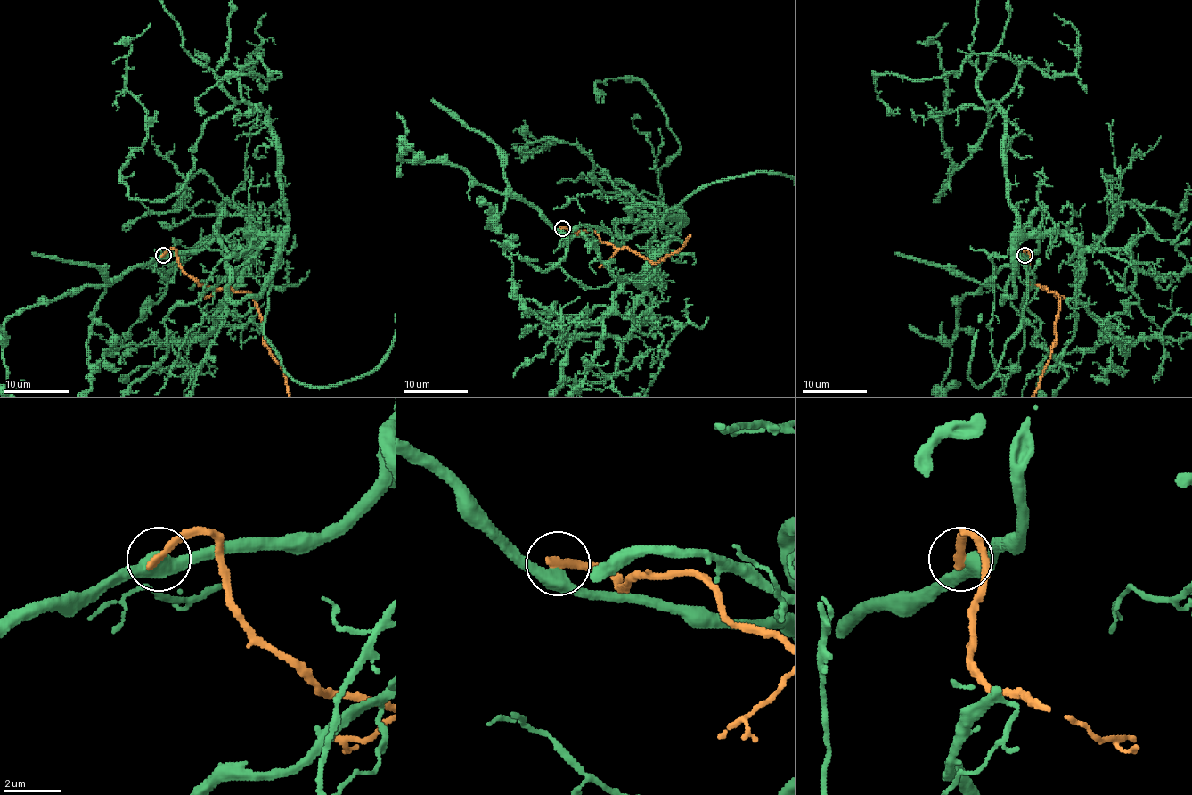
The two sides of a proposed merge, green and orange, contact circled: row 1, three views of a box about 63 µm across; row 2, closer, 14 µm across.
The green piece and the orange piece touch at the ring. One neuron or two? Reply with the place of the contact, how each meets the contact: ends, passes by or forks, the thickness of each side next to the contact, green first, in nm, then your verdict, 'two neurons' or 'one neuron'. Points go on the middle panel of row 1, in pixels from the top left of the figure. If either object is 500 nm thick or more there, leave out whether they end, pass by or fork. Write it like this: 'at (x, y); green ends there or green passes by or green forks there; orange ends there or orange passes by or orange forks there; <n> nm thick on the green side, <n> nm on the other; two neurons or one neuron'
at (562, 228); 500 nm thick on the green side, 300 nm on the other; two neurons

